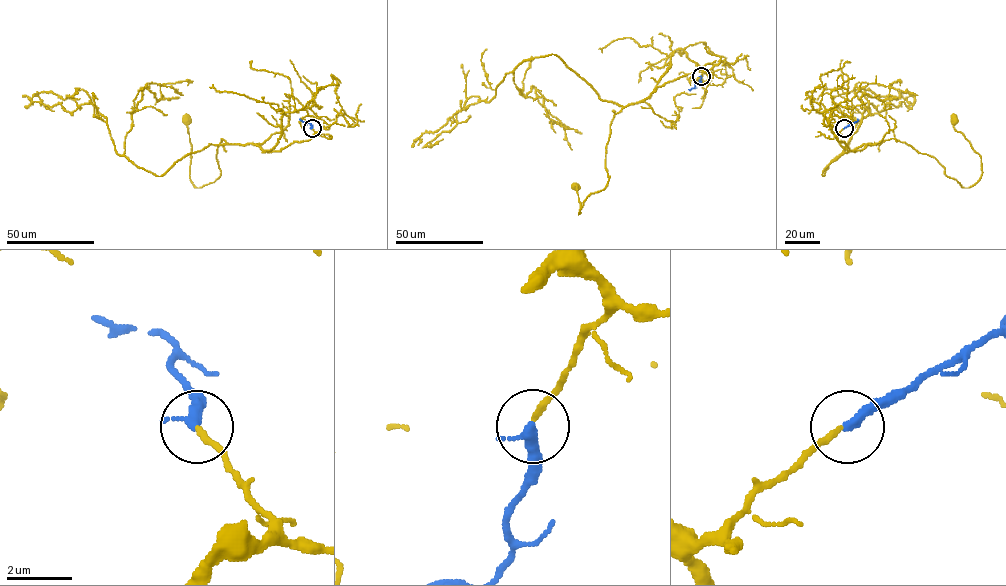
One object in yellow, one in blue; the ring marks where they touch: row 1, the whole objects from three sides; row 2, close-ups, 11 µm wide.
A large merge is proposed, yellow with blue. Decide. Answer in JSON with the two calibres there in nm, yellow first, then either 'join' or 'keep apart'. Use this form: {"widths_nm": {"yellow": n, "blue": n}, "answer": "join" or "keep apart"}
{"widths_nm": {"yellow": 180, "blue": 360}, "answer": "join"}

